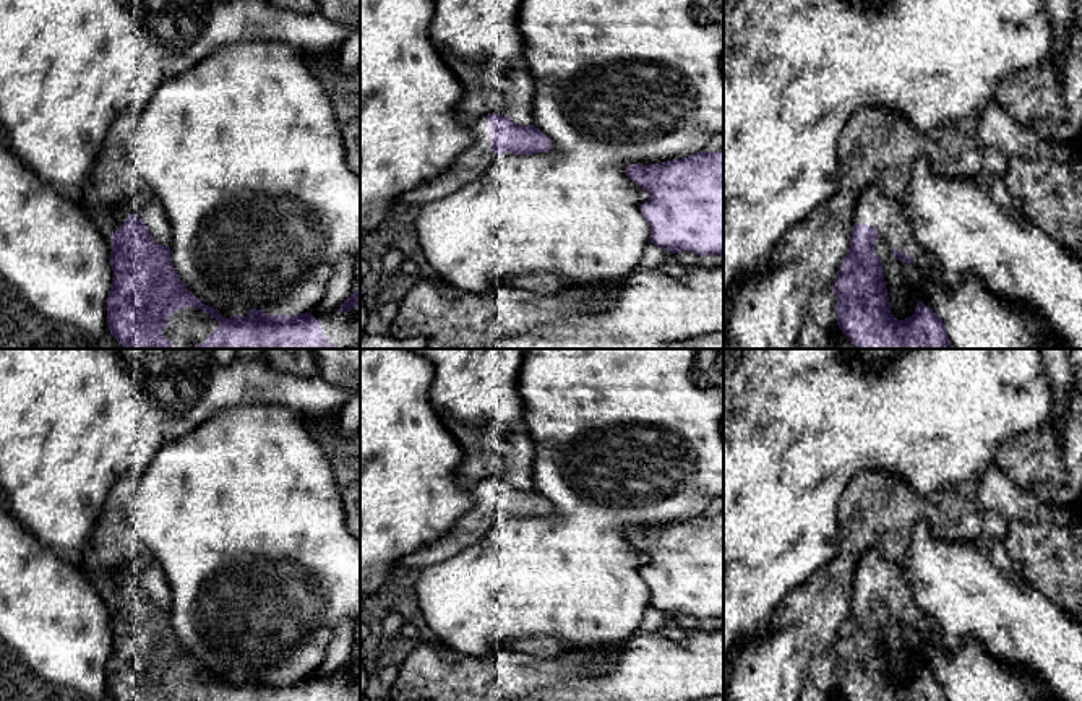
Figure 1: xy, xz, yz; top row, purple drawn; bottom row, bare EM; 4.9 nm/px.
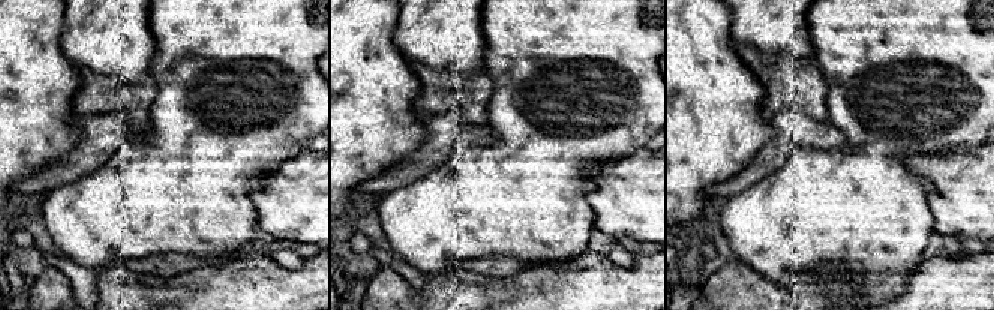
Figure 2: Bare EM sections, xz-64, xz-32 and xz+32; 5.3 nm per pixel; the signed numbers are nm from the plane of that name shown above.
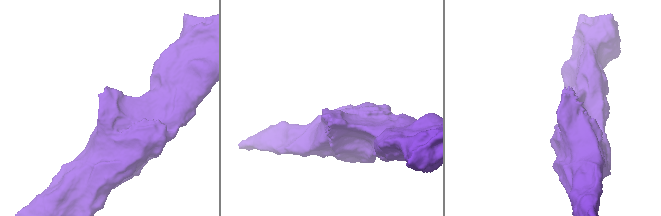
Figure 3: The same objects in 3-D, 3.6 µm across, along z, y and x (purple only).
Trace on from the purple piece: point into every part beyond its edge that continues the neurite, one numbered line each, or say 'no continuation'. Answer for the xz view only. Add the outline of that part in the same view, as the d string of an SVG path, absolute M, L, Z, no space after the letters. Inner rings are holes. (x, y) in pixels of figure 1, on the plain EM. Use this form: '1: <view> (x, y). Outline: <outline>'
1: xz (471, 528). Outline: M483 480L469 485L469 490L475 500L474 506L462 514L438 540L417 552L404 555L399 560L399 566L414 570L428 568L451 558L488 535L496 524L496 519L492 514L492 498L487 492L487 482Z

